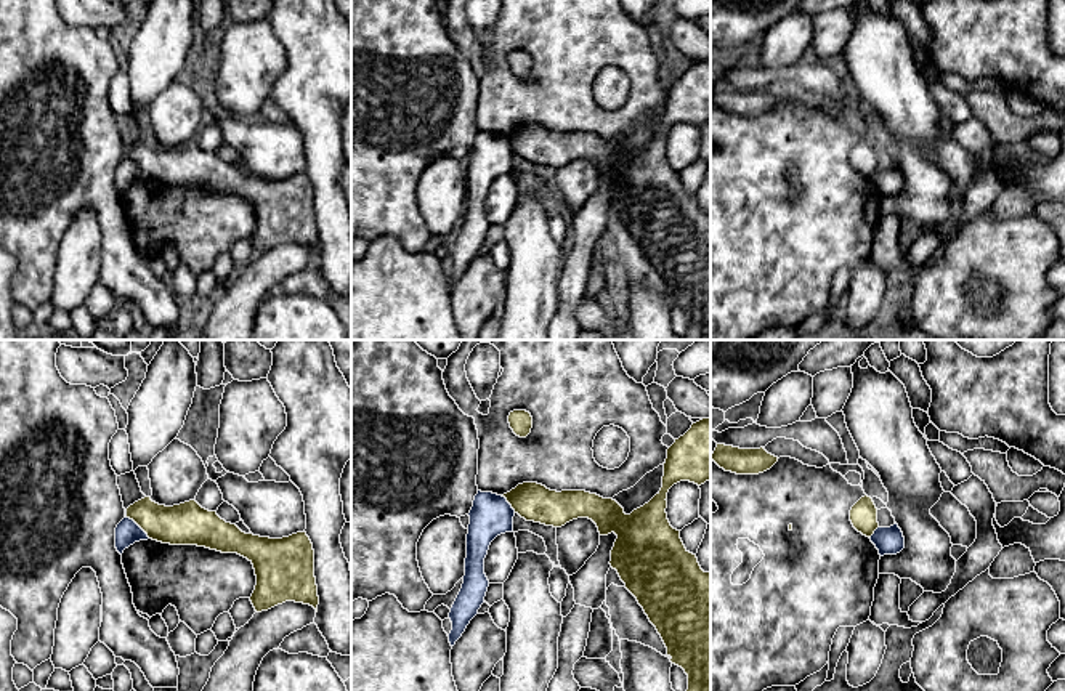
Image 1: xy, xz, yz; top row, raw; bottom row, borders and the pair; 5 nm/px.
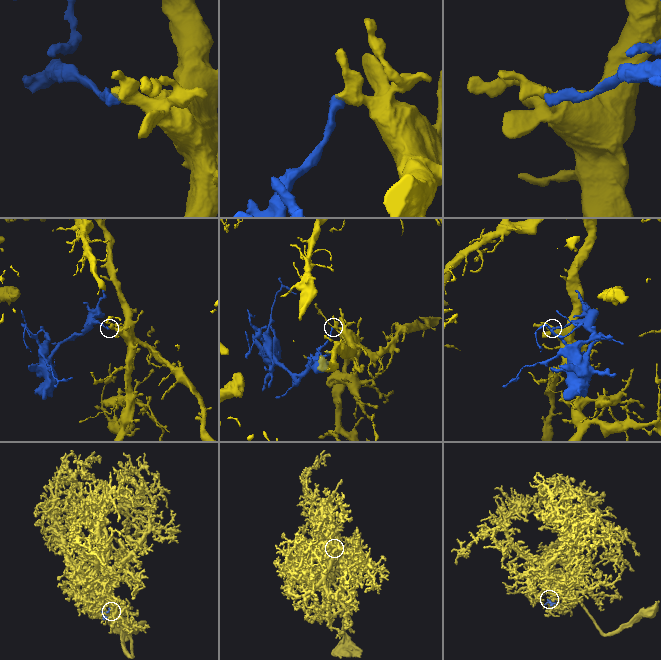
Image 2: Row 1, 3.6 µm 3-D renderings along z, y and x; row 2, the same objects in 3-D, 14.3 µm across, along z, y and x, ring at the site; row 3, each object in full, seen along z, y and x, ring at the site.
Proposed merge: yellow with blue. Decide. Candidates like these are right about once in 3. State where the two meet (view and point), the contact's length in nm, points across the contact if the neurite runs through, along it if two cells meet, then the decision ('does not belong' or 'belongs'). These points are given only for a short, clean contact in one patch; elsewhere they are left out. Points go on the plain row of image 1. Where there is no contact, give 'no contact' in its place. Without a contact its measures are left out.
xy (138, 165) | 170 nm | along xy (125, 157), (149, 178) | does not belong

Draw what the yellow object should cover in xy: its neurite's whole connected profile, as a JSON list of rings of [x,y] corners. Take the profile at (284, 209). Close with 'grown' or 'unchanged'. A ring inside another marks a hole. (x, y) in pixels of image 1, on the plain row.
[[[144,138],[127,149],[127,159],[133,160],[152,181],[170,186],[197,186],[247,199],[253,205],[257,216],[257,226],[250,237],[257,253],[268,252],[285,242],[310,245],[318,253],[314,191],[306,173],[282,180],[245,175],[236,165],[221,160],[217,152],[202,149],[196,141],[165,147],[152,143],[151,138]]]; unchanged

